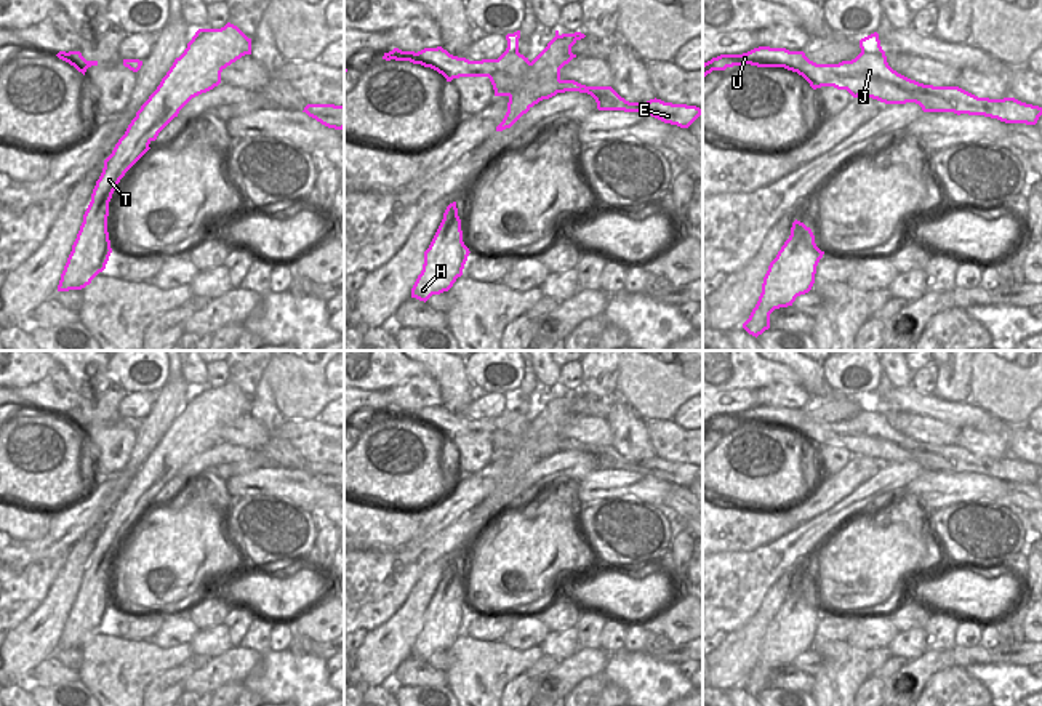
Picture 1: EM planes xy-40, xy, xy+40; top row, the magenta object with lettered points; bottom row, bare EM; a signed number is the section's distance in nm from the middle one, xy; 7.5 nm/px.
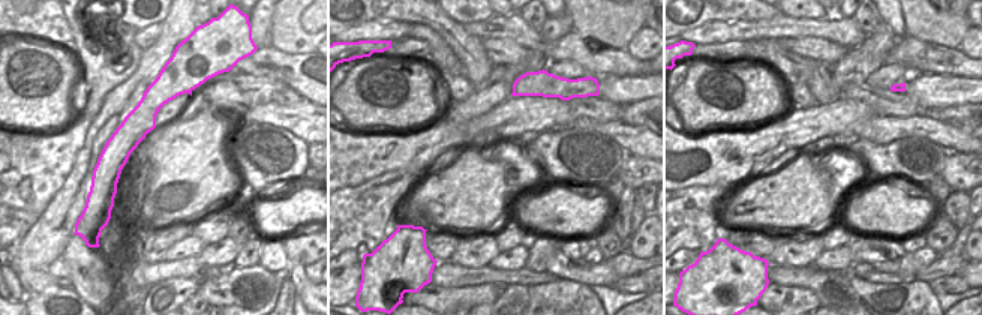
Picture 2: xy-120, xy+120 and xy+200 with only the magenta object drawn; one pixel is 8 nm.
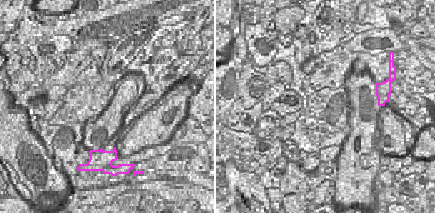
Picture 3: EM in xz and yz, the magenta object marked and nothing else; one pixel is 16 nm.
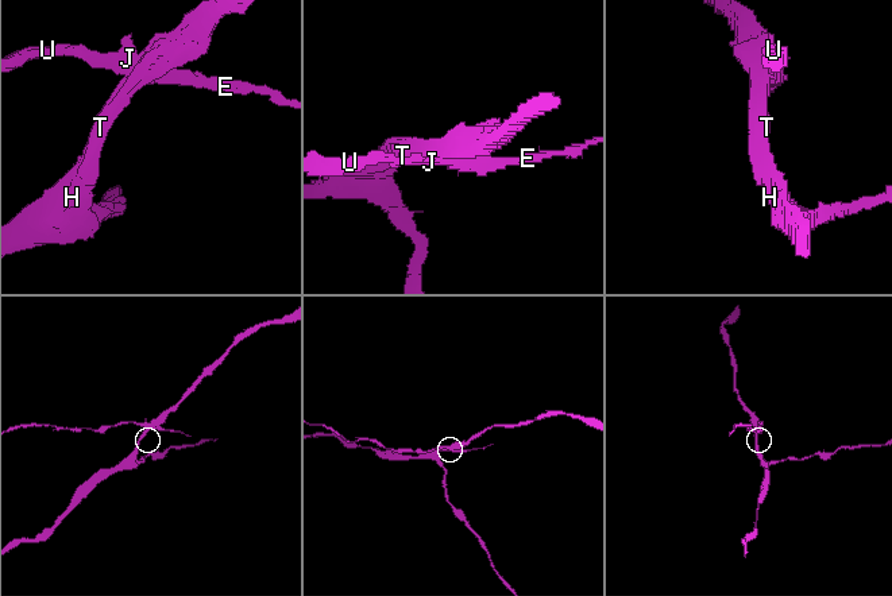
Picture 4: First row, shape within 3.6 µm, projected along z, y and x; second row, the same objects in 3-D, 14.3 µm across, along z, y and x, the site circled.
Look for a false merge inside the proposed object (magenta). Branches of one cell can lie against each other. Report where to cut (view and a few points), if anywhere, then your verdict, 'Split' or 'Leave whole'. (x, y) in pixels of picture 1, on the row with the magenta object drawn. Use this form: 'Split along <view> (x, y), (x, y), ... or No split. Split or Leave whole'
Split along xy (530, 63), (525, 84), (509, 96). Split

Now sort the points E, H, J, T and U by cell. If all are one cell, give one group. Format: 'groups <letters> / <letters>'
groups E J U / H T

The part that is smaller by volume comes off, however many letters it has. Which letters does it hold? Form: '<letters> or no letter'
E, J, U

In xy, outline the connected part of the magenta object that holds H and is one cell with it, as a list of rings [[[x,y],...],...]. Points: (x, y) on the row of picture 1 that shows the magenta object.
[[[453,202],[447,207],[443,219],[424,251],[423,271],[411,288],[411,298],[426,303],[432,295],[448,291],[463,275],[469,253],[463,242],[456,202]]]

